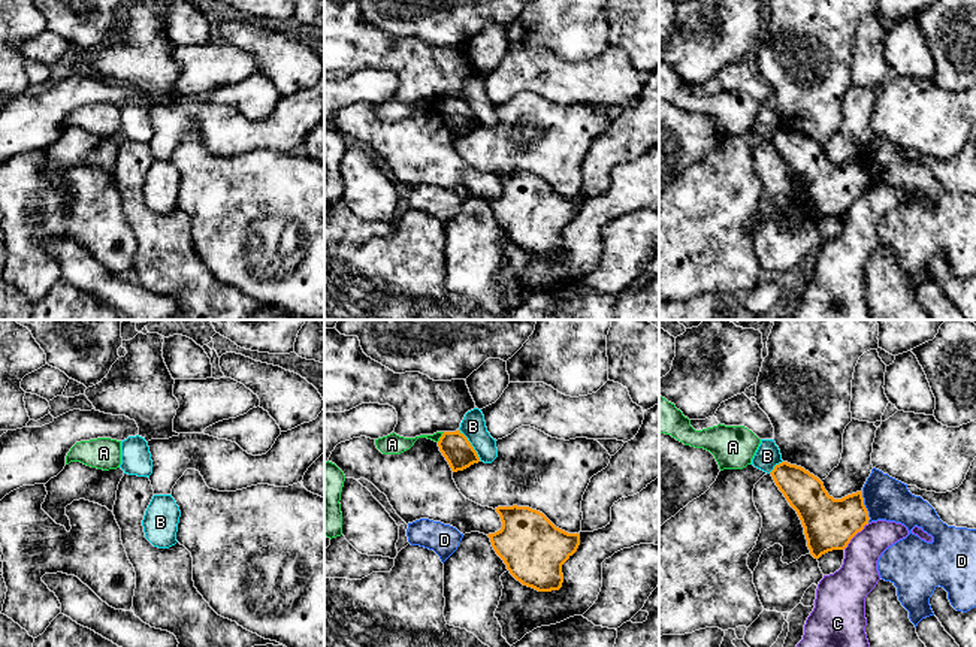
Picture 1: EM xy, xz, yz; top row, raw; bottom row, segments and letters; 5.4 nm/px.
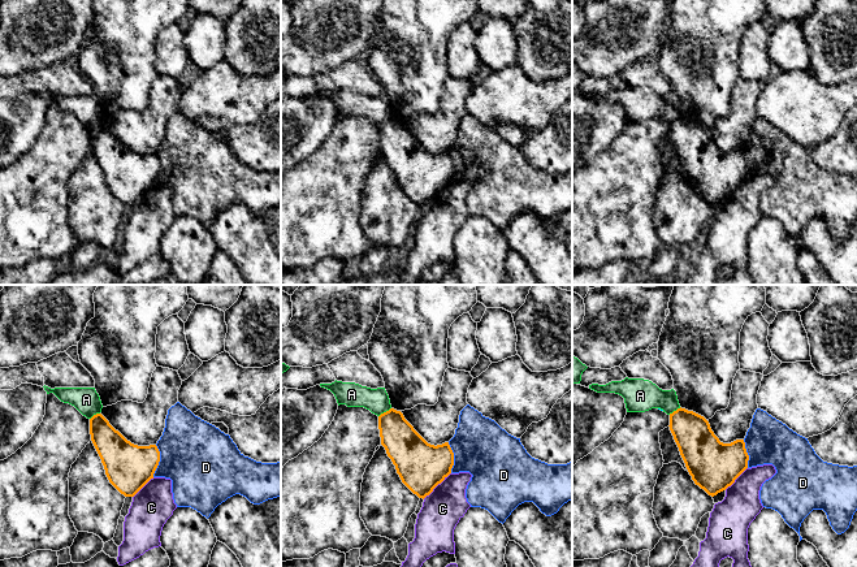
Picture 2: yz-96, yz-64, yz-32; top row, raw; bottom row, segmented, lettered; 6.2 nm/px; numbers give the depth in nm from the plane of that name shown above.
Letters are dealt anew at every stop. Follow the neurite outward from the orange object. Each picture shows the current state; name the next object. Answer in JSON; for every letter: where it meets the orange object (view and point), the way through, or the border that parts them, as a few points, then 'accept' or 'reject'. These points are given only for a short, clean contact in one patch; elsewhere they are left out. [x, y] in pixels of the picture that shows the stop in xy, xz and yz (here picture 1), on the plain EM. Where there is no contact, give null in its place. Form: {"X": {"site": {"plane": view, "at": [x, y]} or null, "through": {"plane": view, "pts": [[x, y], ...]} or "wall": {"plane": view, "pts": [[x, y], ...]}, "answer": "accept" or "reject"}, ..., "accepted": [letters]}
{"A": {"site": {"plane": "xz", "at": [441, 102]}, "wall": {"plane": "xz", "pts": [[444, 97], [437, 106]]}, "answer": "reject"}, "B": {"site": {"plane": "xz", "at": [470, 109]}, "answer": "reject"}, "C": {"site": {"plane": "yz", "at": [855, 199]}, "answer": "reject"}, "D": {"site": {"plane": "yz", "at": [864, 172]}, "answer": "reject"}, "accepted": []}

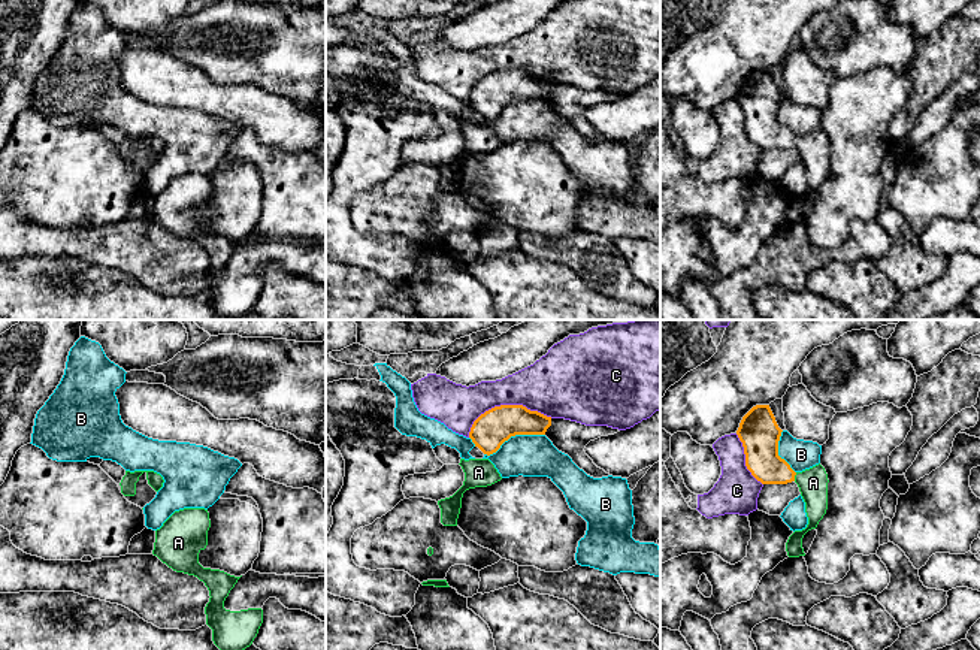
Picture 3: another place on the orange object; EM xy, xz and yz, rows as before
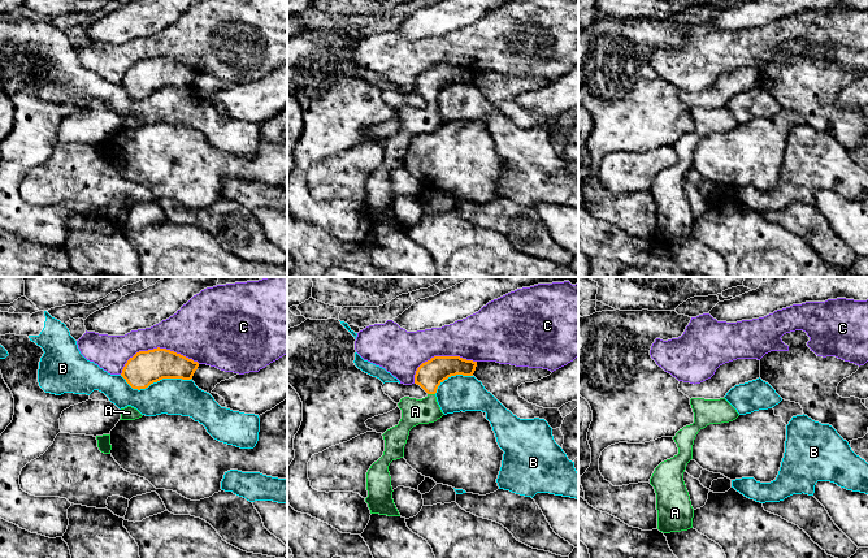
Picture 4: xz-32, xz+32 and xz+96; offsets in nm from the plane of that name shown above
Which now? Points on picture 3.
{"A": {"site": {"plane": "yz", "at": [794, 142]}, "through": {"plane": "yz", "pts": [[761, 109], [761, 114], [794, 142], [813, 148]]}, "answer": "accept"}, "B": {"site": {"plane": "xz", "at": [514, 100]}, "answer": "reject"}, "C": {"site": {"plane": "xz", "at": [505, 70]}, "answer": "reject"}, "accepted": ["A"]}

